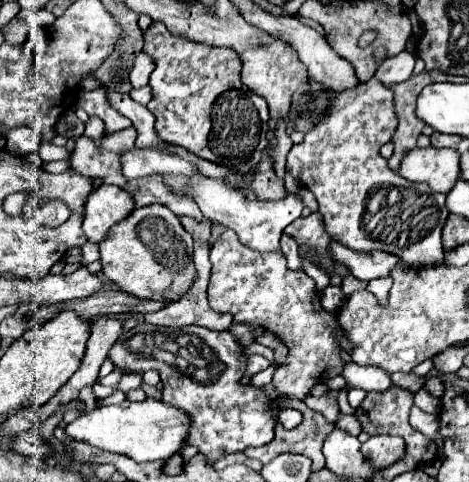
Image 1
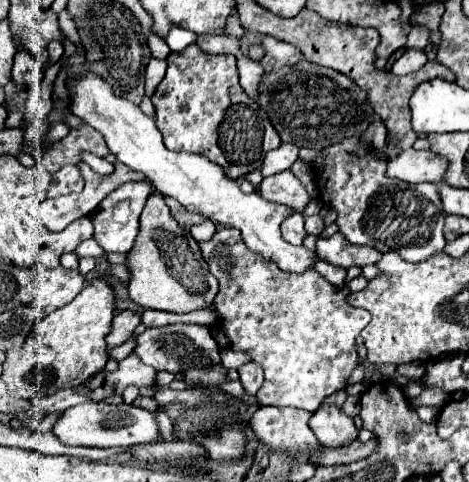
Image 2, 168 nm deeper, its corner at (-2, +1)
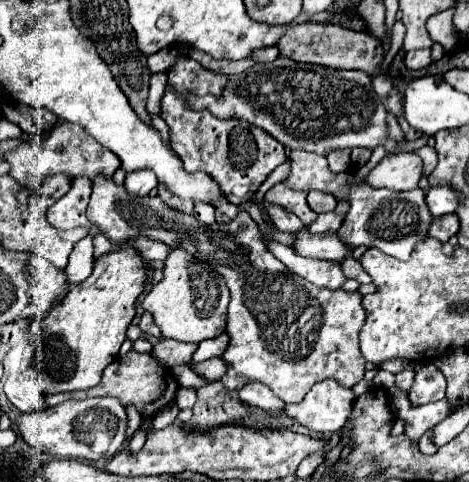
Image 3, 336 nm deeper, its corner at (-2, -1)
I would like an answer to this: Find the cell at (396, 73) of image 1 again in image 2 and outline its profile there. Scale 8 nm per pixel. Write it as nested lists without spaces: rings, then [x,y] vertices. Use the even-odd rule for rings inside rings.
[[[406,50],[404,56],[400,56],[392,66],[390,66],[390,72],[394,74],[410,74],[410,72],[416,72],[420,70],[424,64],[428,62],[426,54],[422,50]]]

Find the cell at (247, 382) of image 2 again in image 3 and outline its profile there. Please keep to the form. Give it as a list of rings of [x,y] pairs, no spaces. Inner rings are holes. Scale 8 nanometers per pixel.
[[[260,382],[256,384],[246,384],[242,390],[240,390],[240,400],[250,404],[250,406],[256,406],[256,408],[262,408],[266,412],[282,412],[286,402],[282,402],[278,396],[272,394],[272,390]]]

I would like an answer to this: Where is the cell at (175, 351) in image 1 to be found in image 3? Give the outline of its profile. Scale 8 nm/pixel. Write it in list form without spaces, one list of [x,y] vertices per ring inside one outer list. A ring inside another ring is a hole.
[[[162,340],[160,344],[154,346],[152,356],[164,364],[166,368],[172,368],[176,364],[188,364],[190,358],[194,356],[198,344],[186,344],[186,342],[176,342],[176,340]]]

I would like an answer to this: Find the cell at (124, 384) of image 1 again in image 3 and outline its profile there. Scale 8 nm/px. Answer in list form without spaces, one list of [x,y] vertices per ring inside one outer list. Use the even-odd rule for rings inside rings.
[[[126,408],[126,414],[128,414],[128,434],[126,434],[126,440],[130,440],[134,436],[134,432],[140,428],[142,416],[134,408]]]

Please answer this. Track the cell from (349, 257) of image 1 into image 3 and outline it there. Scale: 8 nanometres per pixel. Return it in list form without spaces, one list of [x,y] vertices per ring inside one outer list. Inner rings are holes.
[[[302,228],[296,232],[296,242],[294,250],[300,256],[308,258],[320,258],[320,260],[330,260],[330,262],[342,262],[342,258],[350,252],[336,234],[310,234],[308,228]]]

